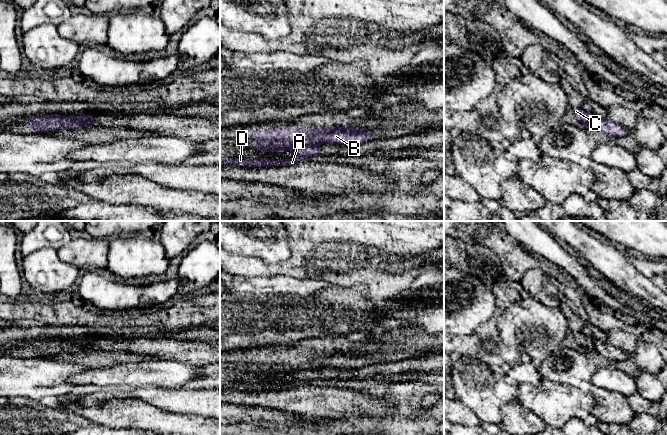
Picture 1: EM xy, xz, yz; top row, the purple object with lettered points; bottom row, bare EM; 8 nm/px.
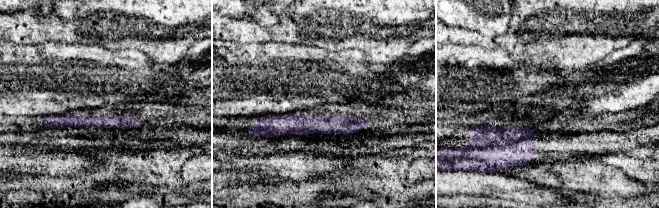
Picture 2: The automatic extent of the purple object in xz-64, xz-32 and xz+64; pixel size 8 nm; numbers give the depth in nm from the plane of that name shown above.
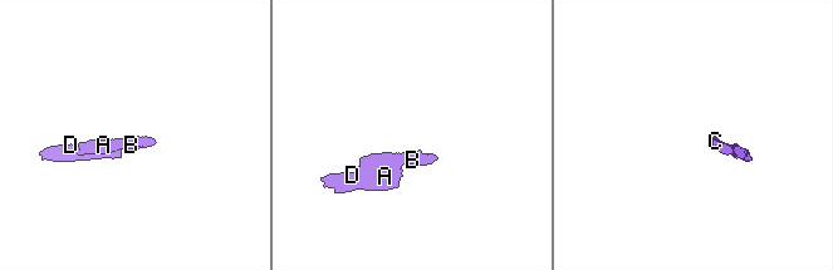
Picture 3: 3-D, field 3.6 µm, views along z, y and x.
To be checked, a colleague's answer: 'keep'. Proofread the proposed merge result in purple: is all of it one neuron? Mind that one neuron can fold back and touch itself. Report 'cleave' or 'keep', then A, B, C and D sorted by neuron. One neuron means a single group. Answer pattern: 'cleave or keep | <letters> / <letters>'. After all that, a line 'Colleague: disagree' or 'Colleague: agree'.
cleave | A D / B C
Colleague: disagree

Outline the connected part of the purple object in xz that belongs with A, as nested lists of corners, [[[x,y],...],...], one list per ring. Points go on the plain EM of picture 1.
[[[307,370],[304,372],[295,373],[295,377],[298,378],[301,382],[287,382],[280,384],[271,384],[270,382],[254,383],[254,382],[220,382],[220,389],[222,388],[237,388],[240,390],[248,391],[273,391],[273,390],[290,390],[294,389],[299,385],[306,386],[312,385],[311,383],[306,383],[306,380],[316,380],[320,379],[318,370]]]

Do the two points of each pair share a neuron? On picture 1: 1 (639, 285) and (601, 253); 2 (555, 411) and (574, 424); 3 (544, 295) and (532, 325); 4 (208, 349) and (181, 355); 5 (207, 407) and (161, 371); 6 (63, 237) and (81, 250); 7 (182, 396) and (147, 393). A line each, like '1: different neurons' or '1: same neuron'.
1: same neuron
2: different neurons
3: different neurons
4: same neuron
5: different neurons
6: different neurons
7: same neuron

